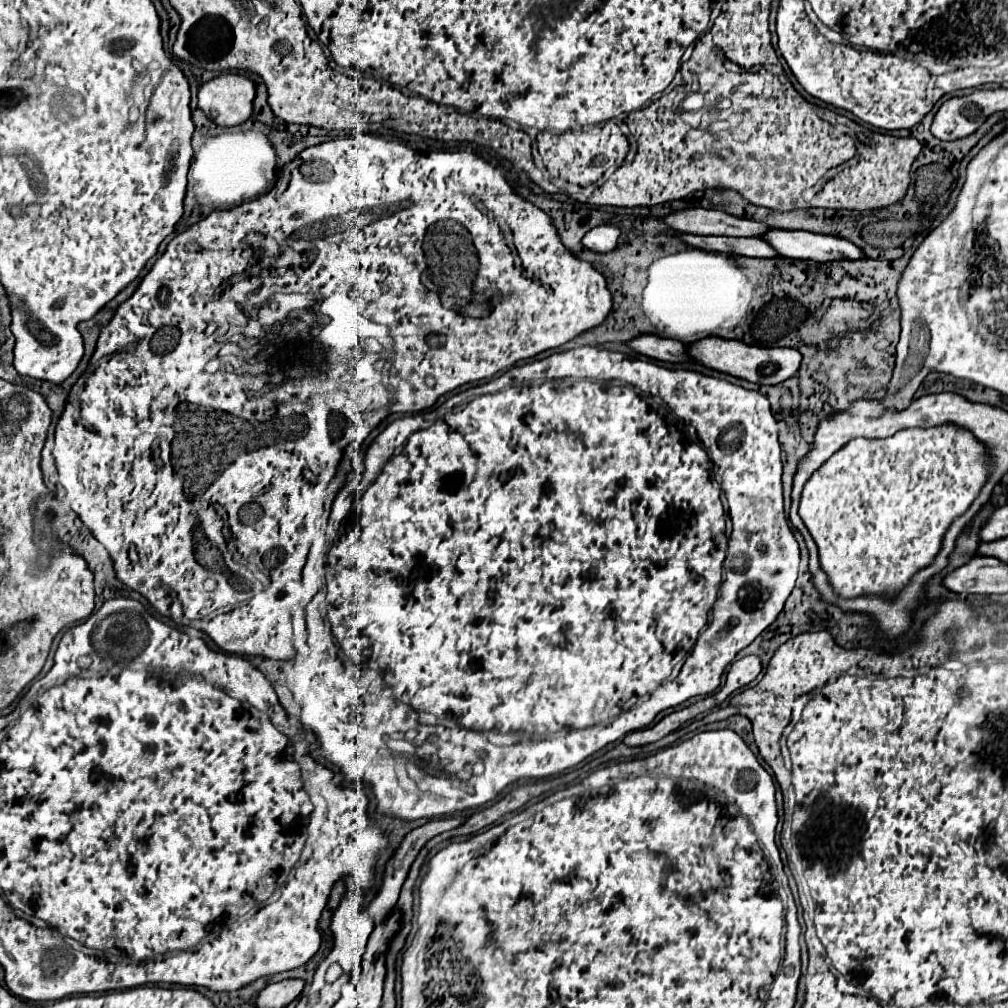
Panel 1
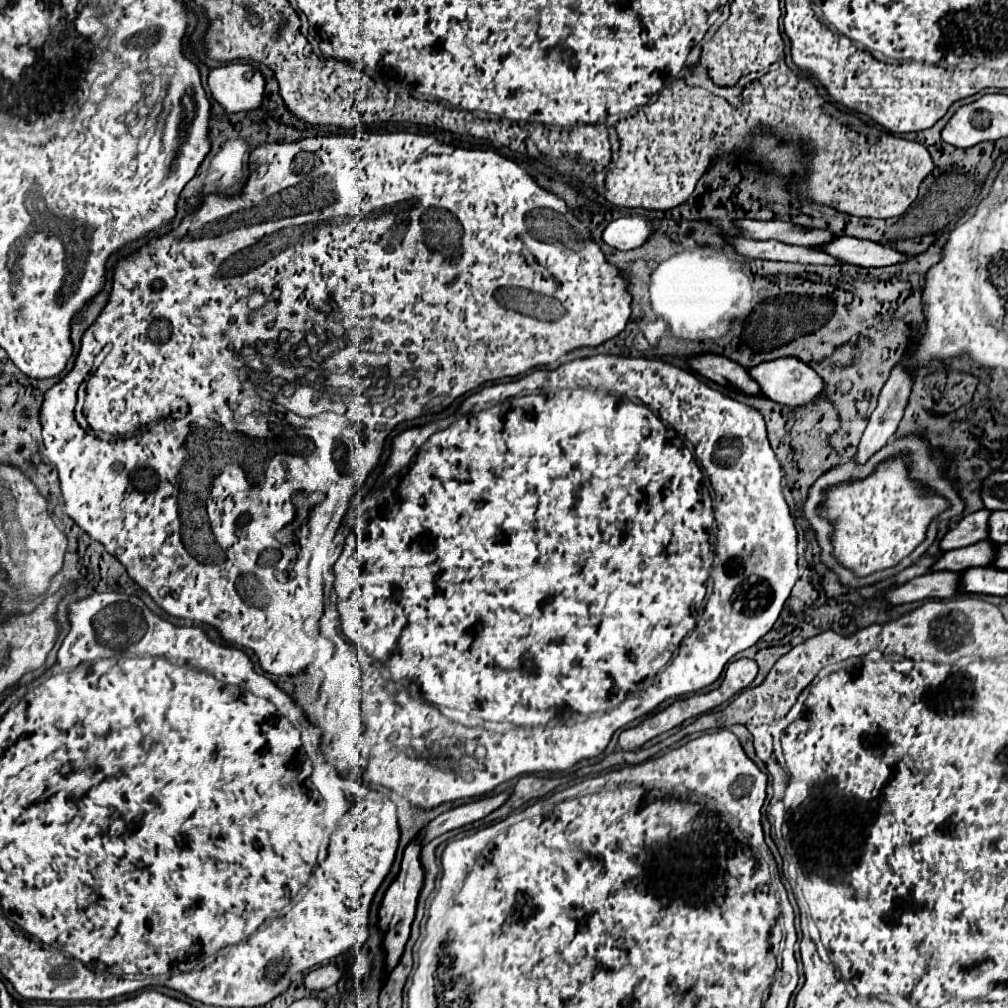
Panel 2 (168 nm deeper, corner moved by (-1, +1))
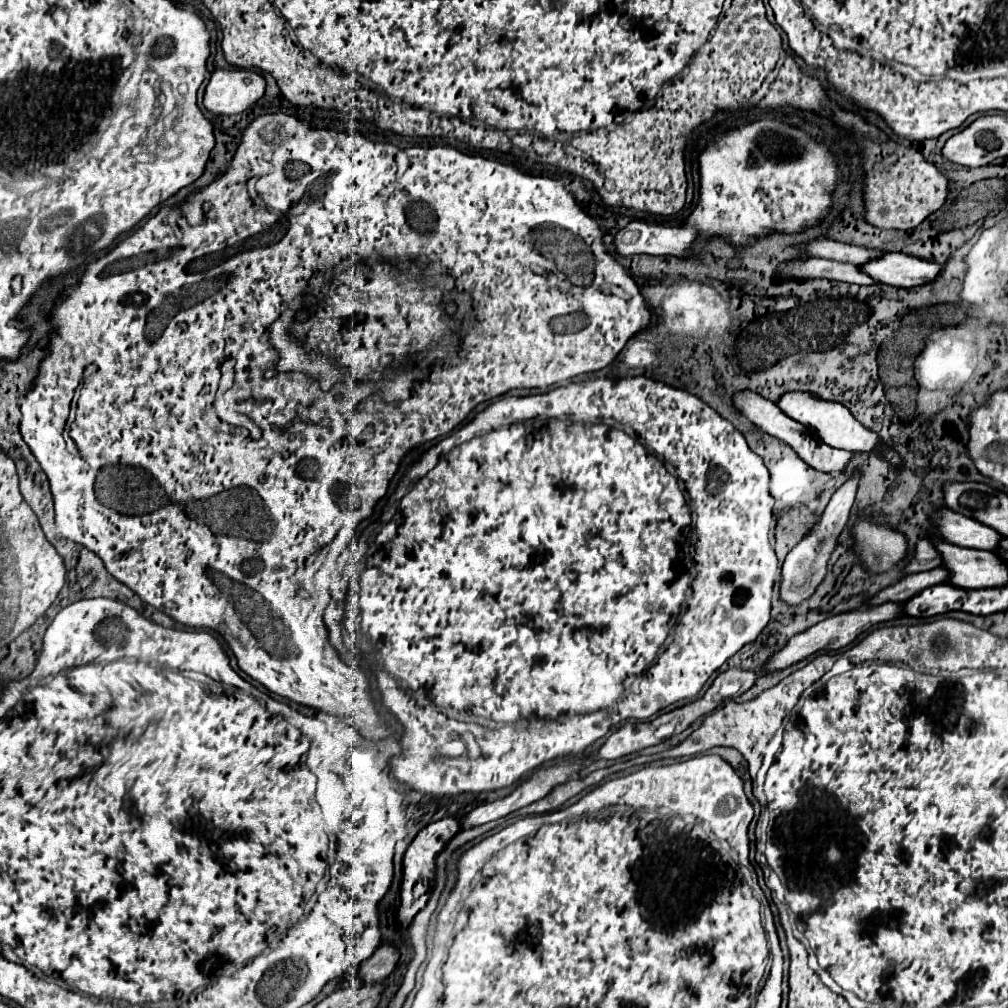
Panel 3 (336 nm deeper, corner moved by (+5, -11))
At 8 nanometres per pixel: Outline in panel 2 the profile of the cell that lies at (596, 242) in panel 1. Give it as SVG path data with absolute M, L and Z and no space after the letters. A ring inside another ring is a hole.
M634 214L610 222L602 238L608 246L616 250L634 250L642 246L652 236L652 232L654 232L654 224L646 216Z

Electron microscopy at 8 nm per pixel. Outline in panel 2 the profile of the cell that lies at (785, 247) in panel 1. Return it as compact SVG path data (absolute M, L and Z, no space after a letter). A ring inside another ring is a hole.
M838 236L830 244L826 244L822 250L842 262L856 264L856 266L874 266L874 268L900 264L910 258L908 254L898 252L896 248L878 244L872 240L850 238L850 236Z

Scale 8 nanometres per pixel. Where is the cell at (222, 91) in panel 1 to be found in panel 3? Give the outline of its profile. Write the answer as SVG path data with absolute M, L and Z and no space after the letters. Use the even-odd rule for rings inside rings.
M216 70L204 92L204 106L212 114L232 116L264 96L264 78L252 70Z

